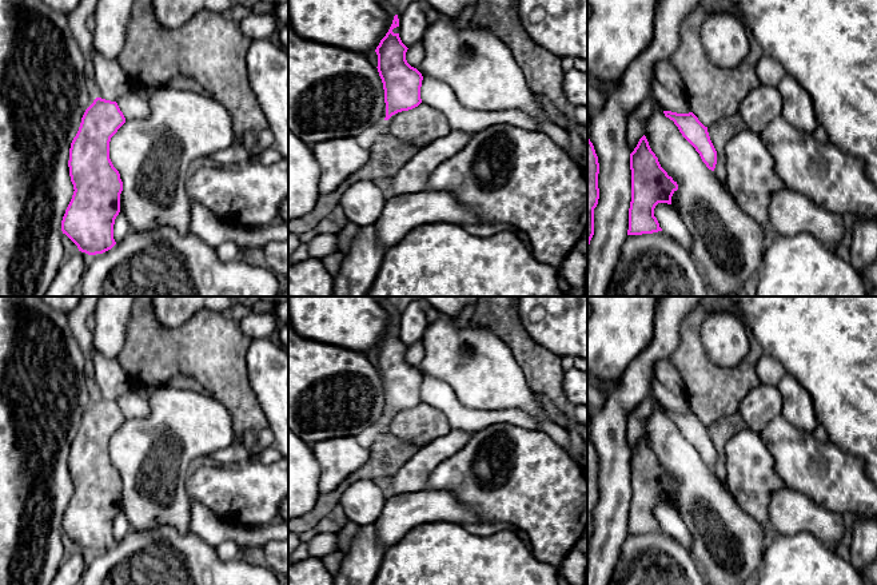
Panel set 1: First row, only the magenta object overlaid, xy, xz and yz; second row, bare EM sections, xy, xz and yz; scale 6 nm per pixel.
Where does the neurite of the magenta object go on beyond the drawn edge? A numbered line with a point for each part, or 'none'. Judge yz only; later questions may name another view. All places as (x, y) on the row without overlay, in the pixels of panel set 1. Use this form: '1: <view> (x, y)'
none

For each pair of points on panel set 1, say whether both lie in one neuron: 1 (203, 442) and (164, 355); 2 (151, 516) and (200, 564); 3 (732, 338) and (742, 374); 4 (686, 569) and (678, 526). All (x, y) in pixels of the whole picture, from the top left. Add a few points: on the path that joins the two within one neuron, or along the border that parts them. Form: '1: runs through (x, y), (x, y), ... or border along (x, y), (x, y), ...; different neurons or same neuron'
1: border along (166, 383), (158, 386); different neurons
2: border along (131, 528), (175, 526), (190, 532); different neurons
3: border along (750, 342), (733, 366), (708, 358); different neurons
4: border along (662, 529), (689, 552); different neurons

